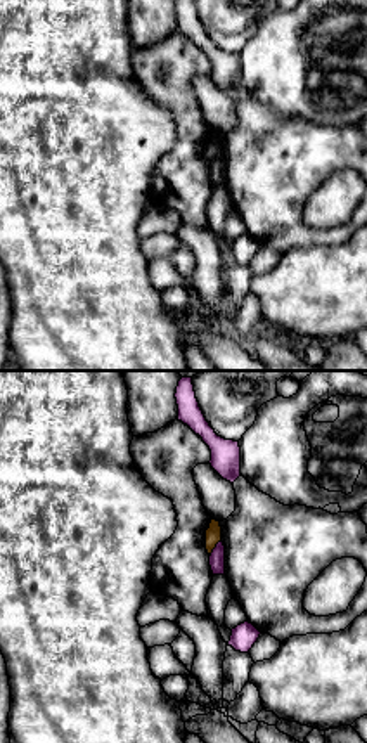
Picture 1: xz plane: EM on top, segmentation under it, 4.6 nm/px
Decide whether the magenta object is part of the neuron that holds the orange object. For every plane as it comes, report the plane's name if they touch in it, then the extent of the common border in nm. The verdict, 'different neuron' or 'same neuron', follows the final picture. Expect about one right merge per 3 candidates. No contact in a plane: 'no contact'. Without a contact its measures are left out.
meets orange in xz; contact 100 nm long

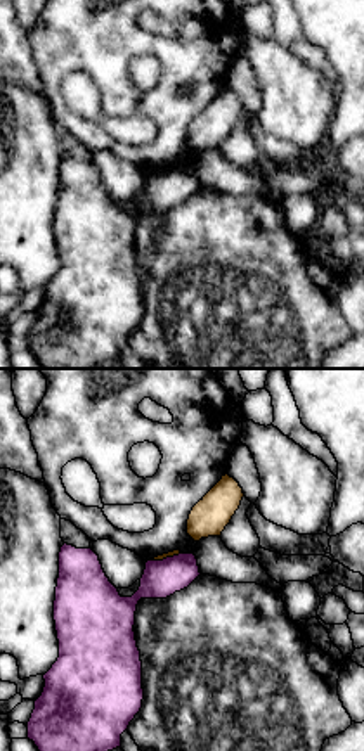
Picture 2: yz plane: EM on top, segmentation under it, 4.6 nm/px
meets orange in yz; contact 160 nm long

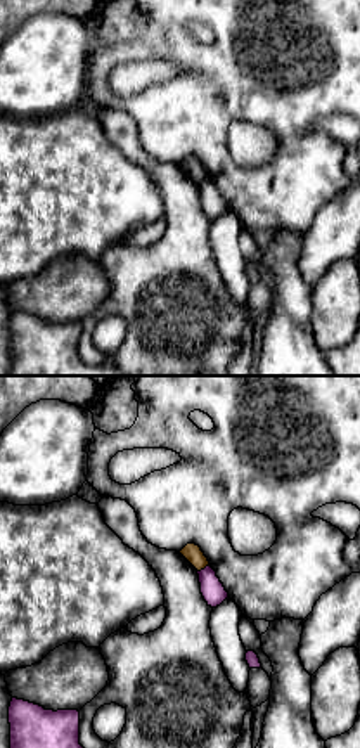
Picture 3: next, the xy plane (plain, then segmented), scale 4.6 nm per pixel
meets orange in xy; contact 70 nm long

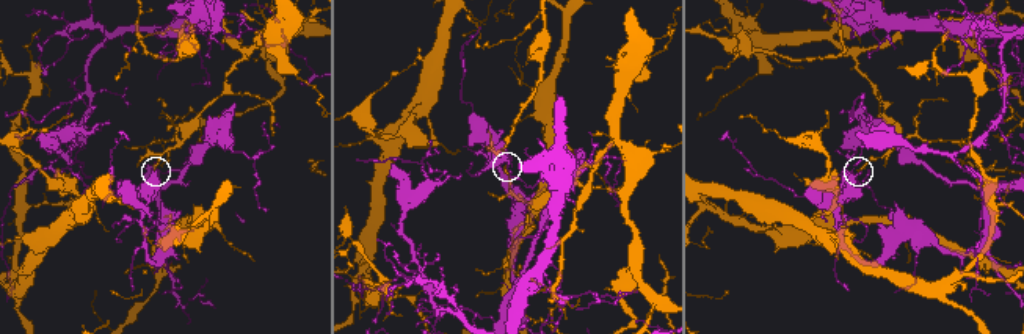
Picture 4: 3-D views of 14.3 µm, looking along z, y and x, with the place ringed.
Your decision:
different neuron

